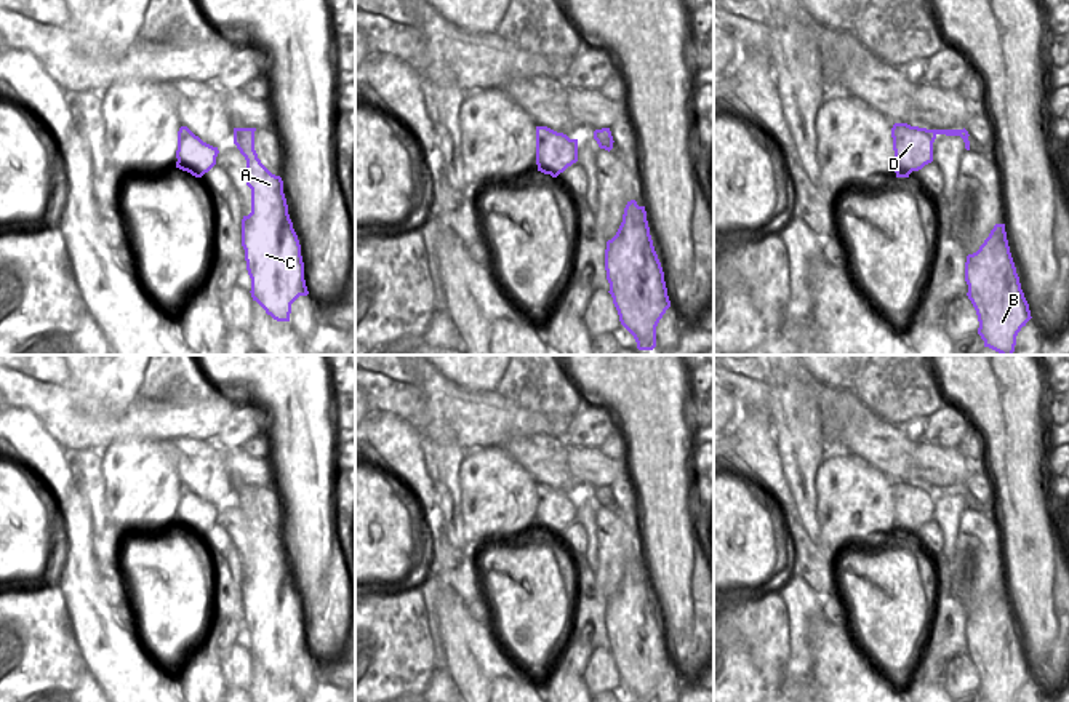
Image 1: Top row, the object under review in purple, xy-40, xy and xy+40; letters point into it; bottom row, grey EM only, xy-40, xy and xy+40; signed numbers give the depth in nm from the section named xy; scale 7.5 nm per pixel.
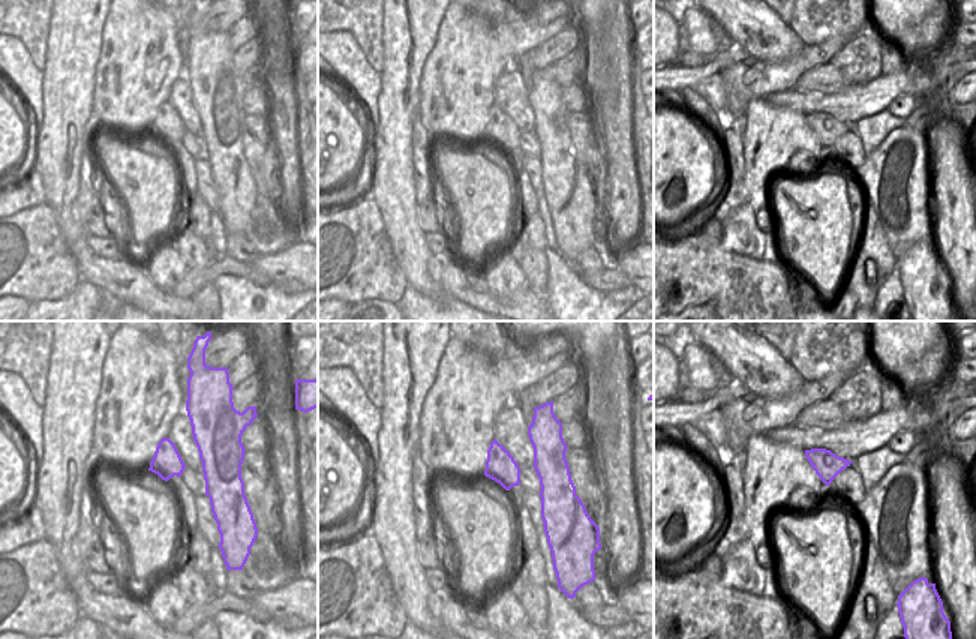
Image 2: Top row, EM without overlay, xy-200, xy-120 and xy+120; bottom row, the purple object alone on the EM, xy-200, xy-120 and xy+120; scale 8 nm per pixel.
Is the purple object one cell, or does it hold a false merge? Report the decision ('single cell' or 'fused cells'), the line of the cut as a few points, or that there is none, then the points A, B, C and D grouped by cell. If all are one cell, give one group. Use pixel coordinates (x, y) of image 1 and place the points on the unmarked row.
fused cells; cut in xy-40 along (234, 490), (253, 491); A B C / D

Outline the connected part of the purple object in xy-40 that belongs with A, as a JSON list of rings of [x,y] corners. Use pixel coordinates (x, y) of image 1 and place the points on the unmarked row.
[[[234,491],[234,502],[246,518],[246,544],[251,547],[251,571],[242,577],[250,651],[274,678],[290,680],[291,662],[309,649],[283,539],[258,517],[254,491]]]

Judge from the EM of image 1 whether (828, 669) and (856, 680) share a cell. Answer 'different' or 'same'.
same

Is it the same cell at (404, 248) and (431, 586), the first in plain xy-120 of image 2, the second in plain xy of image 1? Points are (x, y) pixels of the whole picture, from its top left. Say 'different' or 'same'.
different

